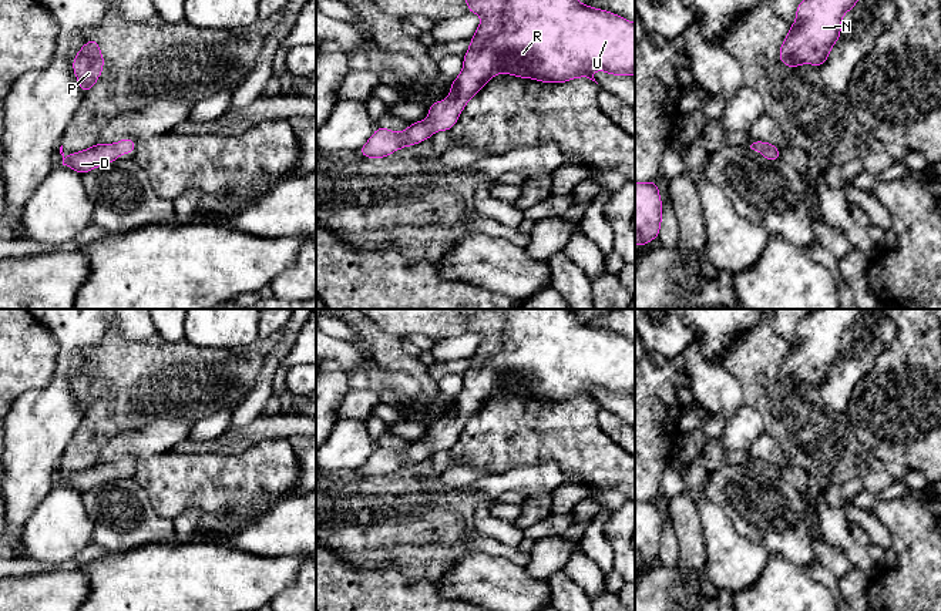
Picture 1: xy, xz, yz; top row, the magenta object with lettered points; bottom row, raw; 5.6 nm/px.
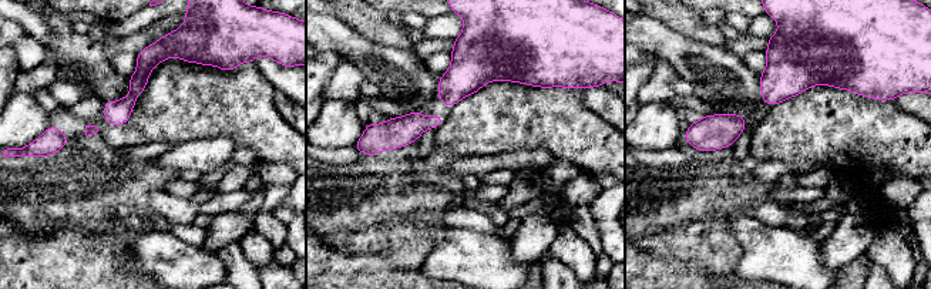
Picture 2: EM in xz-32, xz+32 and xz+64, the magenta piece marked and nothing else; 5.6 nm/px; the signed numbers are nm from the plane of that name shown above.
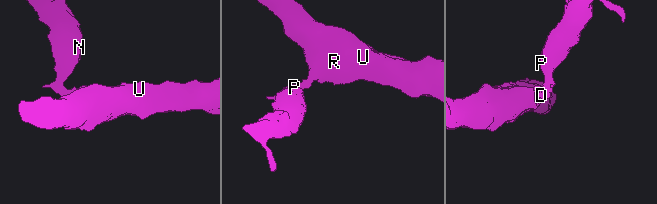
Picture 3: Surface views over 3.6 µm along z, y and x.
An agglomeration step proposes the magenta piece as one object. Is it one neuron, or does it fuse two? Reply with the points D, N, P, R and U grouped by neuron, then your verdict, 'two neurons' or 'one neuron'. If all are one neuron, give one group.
D N P R U | one neuron

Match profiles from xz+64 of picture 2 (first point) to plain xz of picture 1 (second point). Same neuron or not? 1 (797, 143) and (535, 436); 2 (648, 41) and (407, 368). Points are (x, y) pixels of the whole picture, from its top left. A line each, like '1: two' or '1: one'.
1: one
2: two

